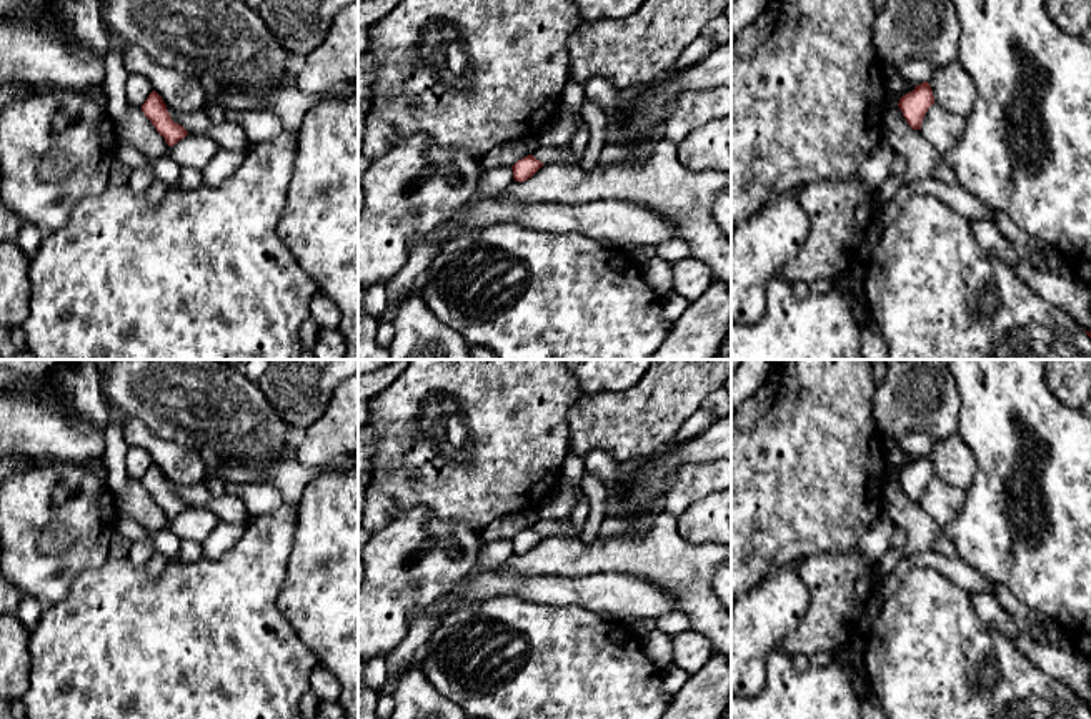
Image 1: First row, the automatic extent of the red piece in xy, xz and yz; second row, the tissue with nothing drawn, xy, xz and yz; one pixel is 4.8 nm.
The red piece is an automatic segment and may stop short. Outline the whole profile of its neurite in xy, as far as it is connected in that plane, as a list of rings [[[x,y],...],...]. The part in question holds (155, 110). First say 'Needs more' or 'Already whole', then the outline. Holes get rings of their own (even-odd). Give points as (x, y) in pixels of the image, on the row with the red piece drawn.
Already whole. [[[155,90],[142,105],[142,112],[157,128],[157,131],[165,138],[168,146],[173,146],[188,135],[188,131],[182,125],[172,120],[167,105]]]

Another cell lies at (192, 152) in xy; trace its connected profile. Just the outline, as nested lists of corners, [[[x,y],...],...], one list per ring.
[[[188,133],[170,146],[170,156],[180,168],[203,170],[220,150],[220,145],[208,136]]]

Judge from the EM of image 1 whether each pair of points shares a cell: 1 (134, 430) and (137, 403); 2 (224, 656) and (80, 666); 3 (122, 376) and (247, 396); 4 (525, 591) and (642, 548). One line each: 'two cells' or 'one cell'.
1: two cells
2: one cell
3: one cell
4: two cells

